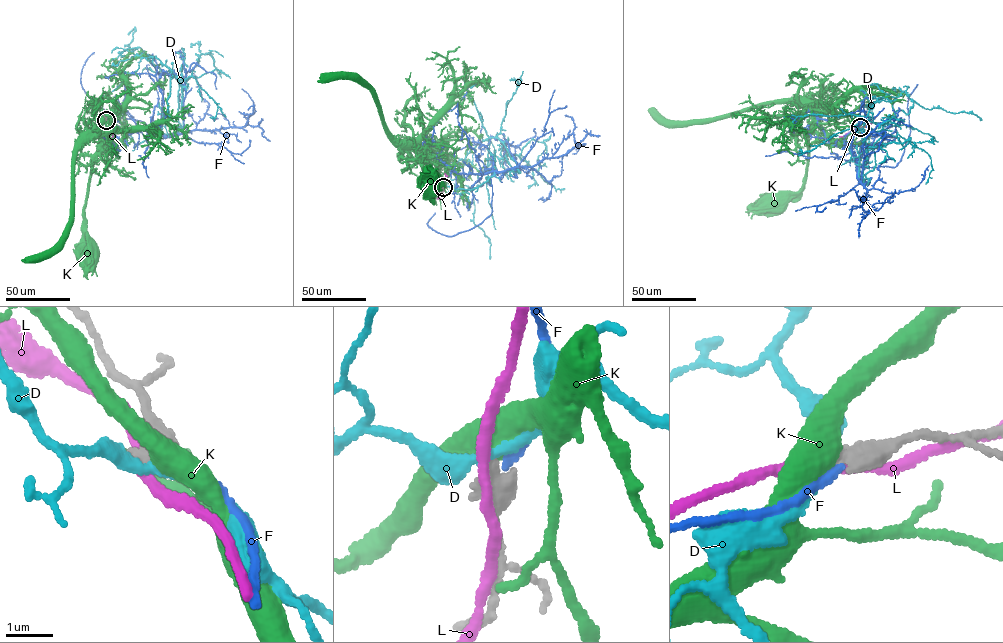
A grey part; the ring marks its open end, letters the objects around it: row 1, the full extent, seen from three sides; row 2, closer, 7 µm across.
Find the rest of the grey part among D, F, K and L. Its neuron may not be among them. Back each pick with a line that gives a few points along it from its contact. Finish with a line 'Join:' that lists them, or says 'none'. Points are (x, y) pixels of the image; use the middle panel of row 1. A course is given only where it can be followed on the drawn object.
F: course (443, 187), (451, 171), (496, 172), (490, 177), (492, 213), (481, 222), (448, 236), (428, 225), (435, 212)
Join: F

